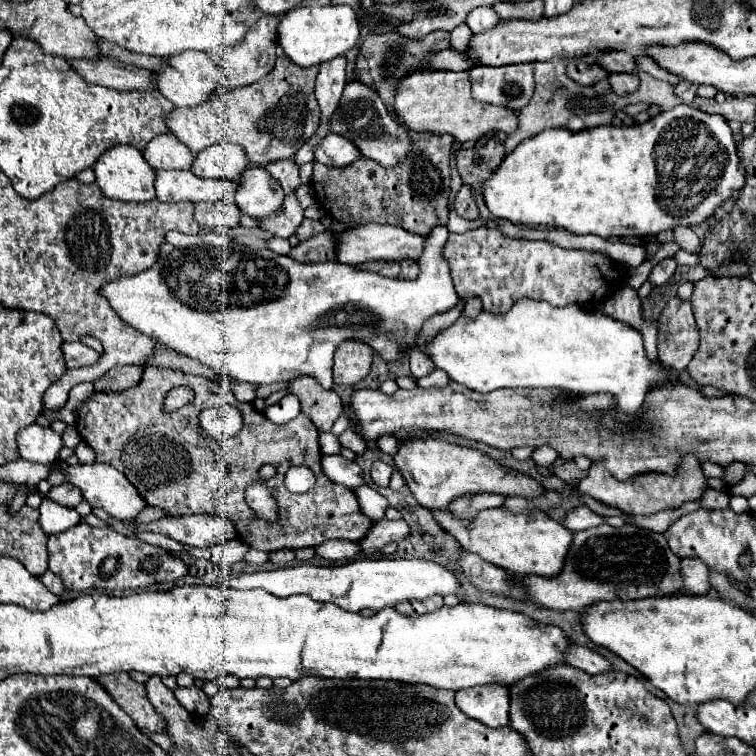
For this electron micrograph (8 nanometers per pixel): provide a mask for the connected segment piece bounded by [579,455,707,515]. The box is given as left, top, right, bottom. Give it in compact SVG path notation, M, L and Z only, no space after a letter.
M695 455L681 457L677 467L675 467L675 475L639 473L627 481L619 481L601 463L593 463L591 469L587 471L587 477L583 477L579 481L581 493L585 493L593 499L599 499L607 505L613 505L613 507L617 507L629 515L653 515L653 513L663 511L663 509L681 507L687 501L697 501L705 489L707 489L705 487L705 475L703 475L701 465L695 459Z

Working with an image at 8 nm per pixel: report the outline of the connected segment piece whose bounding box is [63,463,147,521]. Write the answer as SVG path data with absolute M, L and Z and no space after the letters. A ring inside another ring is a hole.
M91 463L91 465L75 465L75 467L65 467L63 469L65 481L75 485L77 489L81 489L83 499L91 505L91 507L101 507L105 509L111 517L115 519L135 519L139 515L139 511L143 507L147 507L145 499L139 495L139 491L127 481L127 477L117 471L115 467L107 465L107 463Z

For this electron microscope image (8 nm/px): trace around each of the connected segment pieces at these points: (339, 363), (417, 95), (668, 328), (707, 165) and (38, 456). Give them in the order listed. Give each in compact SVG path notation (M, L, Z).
M347 339L335 349L335 363L333 363L333 381L337 385L353 385L367 377L373 359L373 349L359 341Z
M425 69L407 75L399 83L399 91L395 97L395 113L417 131L427 133L449 133L459 143L477 141L485 135L495 131L513 133L517 129L517 111L501 105L479 103L471 97L471 79L467 71L439 71L439 69Z
M671 297L657 323L659 361L673 371L683 371L689 365L695 347L699 345L691 303Z
M677 105L669 111L663 111L659 115L655 115L653 119L649 119L647 123L641 125L631 125L631 127L613 127L613 125L599 125L593 129L583 129L583 131L569 131L569 129L545 129L541 133L537 133L535 137L523 141L521 145L517 145L511 153L507 153L501 161L501 165L497 167L497 171L483 183L483 199L485 205L489 207L489 211L497 217L497 219L507 219L515 225L553 225L553 227L561 227L567 229L575 235L599 235L599 237L627 237L627 235L635 235L635 237L645 237L649 233L661 233L665 229L675 229L679 225L691 227L691 225L699 225L703 221L707 221L715 207L719 207L727 197L737 195L745 185L745 171L739 163L737 157L737 149L735 149L735 141L733 141L733 133L727 125L727 121L721 115L709 115L703 113L695 107L689 105Z
M39 423L27 425L17 433L19 455L27 461L53 463L57 461L57 453L61 447L63 447L61 435Z

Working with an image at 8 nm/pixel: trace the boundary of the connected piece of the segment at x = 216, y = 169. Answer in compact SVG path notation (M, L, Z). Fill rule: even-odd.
M221 143L199 151L193 159L191 173L197 177L237 181L249 165L251 163L247 163L241 147L235 147L233 143Z

